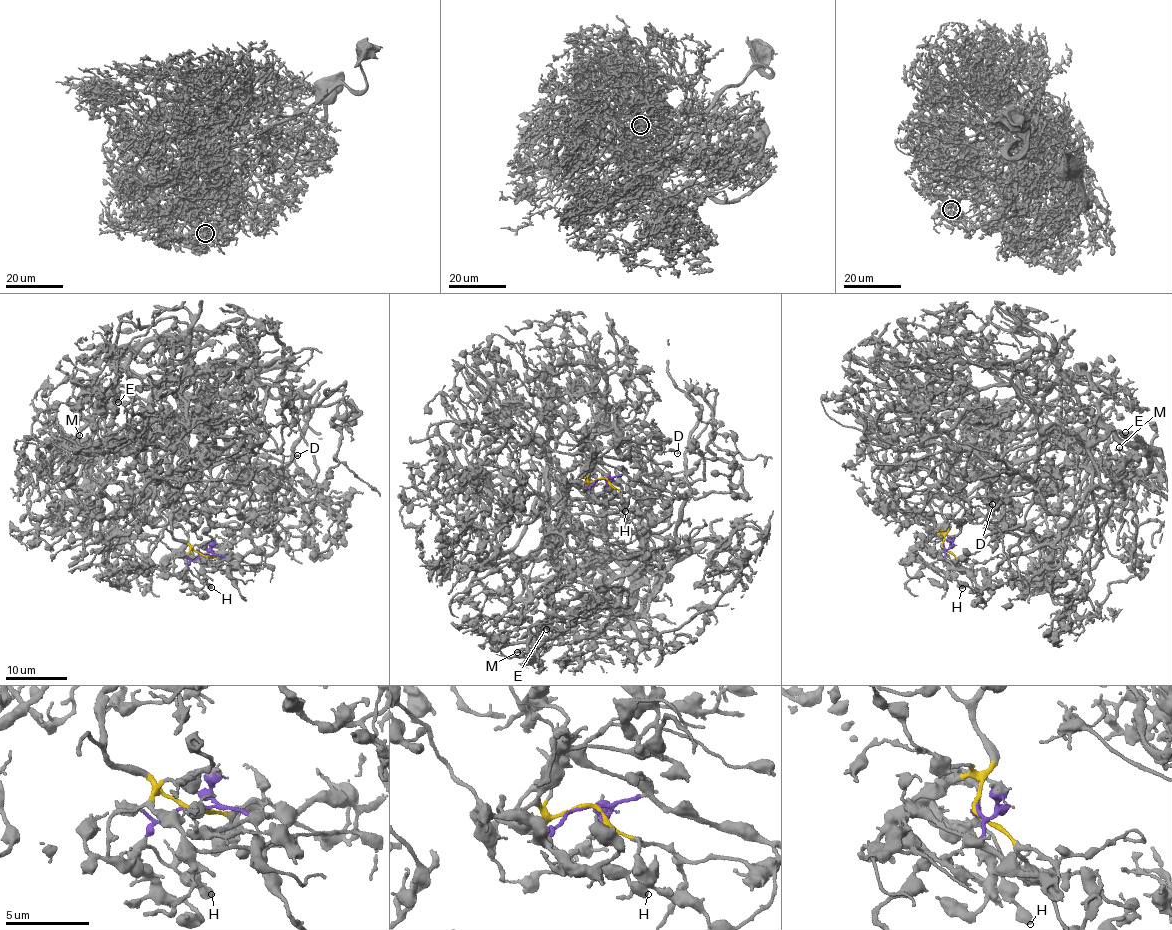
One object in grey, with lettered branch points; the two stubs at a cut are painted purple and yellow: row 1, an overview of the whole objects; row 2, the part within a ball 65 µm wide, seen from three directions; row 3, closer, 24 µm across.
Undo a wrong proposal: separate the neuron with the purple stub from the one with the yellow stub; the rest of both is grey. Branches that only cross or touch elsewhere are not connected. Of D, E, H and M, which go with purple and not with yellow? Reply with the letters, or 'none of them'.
H, M

